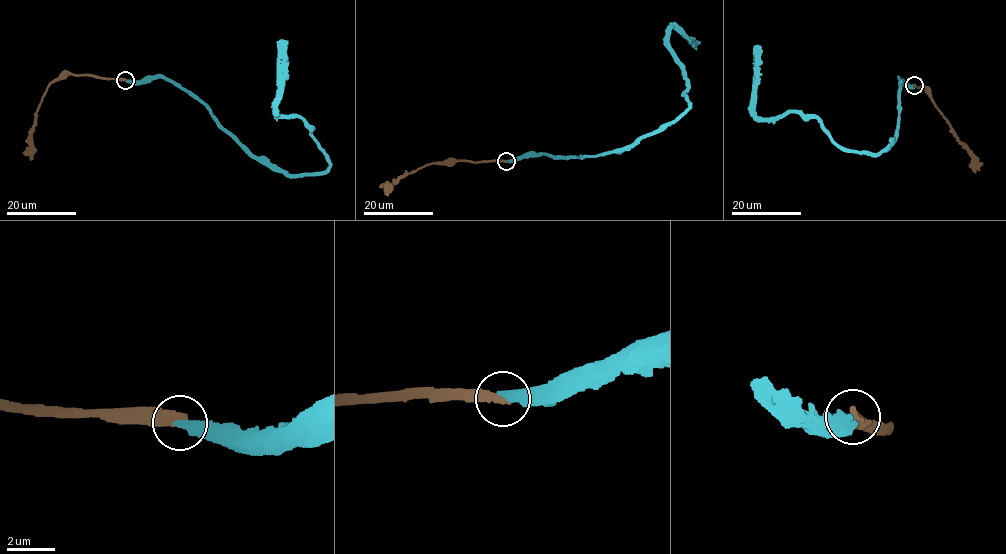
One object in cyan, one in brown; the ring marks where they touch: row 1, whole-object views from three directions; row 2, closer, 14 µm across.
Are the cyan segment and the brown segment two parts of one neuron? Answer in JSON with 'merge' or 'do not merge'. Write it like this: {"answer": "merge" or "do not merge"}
{"answer": "do not merge"}

